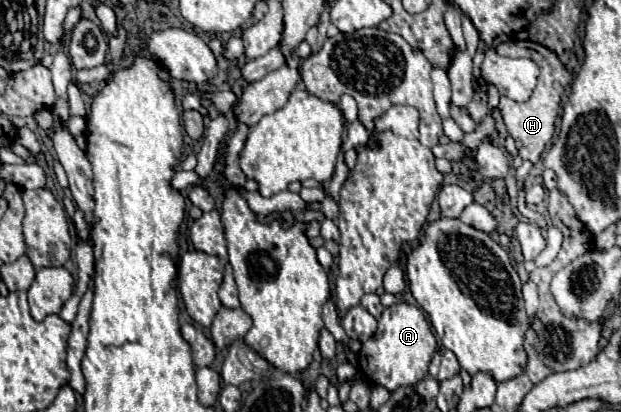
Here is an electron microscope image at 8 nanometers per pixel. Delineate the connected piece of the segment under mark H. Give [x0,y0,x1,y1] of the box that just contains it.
[497,38,567,164]

